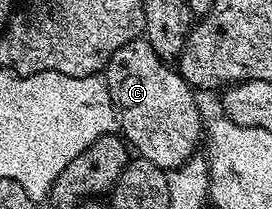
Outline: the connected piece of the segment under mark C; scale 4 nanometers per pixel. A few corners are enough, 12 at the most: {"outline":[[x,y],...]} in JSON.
{"outline":[[141,37],[102,72],[139,158],[172,172],[202,143],[197,92]]}

